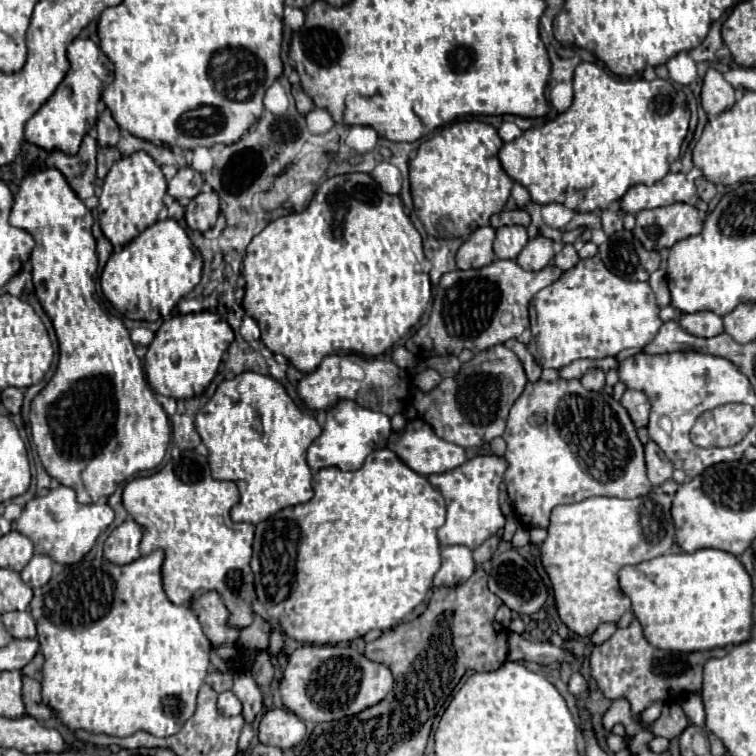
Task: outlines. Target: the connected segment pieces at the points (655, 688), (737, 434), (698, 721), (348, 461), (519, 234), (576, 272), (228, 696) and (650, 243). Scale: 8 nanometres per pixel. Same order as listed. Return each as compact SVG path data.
M634 619L628 627L616 629L616 633L602 645L596 645L590 657L590 675L596 679L606 699L626 699L634 713L642 713L656 701L676 701L684 693L700 693L702 667L710 657L726 655L724 649L698 651L698 653L672 653L652 647L644 635L640 623Z
M732 403L716 407L698 417L690 431L690 439L698 447L736 445L752 429L754 411L748 405Z
M688 695L688 699L682 703L682 709L686 711L688 719L690 719L694 725L706 729L706 727L704 727L704 707L702 707L702 701L700 701L698 695Z
M338 401L334 407L326 411L326 423L322 427L322 435L308 447L308 465L312 471L318 471L322 467L338 467L342 471L354 471L360 469L364 459L374 451L382 449L388 443L388 437L392 433L390 417L364 409L354 401Z
M508 225L496 229L496 241L494 241L494 253L498 259L516 259L518 253L524 249L528 241L526 227L522 225Z
M600 257L580 259L576 267L562 273L562 277L538 291L530 303L530 327L532 327L532 341L528 345L528 351L536 359L540 367L552 367L560 369L576 359L604 359L608 355L616 355L622 349L636 347L642 349L648 345L656 331L660 329L660 307L656 305L654 291L648 283L640 281L624 281L616 275L612 275L606 265L600 261Z
M232 691L220 693L218 695L218 711L222 715L240 715L242 713L242 703Z
M672 203L658 209L636 213L636 239L648 249L672 247L676 241L698 235L702 221L690 203Z

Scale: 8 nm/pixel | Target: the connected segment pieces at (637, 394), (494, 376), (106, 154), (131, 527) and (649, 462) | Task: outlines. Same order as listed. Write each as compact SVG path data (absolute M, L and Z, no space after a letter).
M626 389L620 403L628 411L628 415L632 417L636 427L646 427L648 415L650 415L650 403L648 403L648 399L646 399L646 395L642 391Z
M496 345L474 355L468 363L462 365L458 375L444 379L430 393L416 391L412 405L418 409L420 417L432 425L438 437L460 447L480 447L504 433L508 411L524 387L526 373L522 363L508 347Z
M100 147L98 149L98 179L102 181L108 173L108 169L112 167L112 163L120 161L122 155L116 147Z
M126 519L122 525L118 525L104 543L104 557L110 563L126 565L140 557L140 539L142 529L134 519Z
M648 441L646 443L646 471L648 471L648 479L654 487L660 487L664 481L668 481L672 477L672 463L668 463L668 459L664 459L660 447L656 447L656 443Z

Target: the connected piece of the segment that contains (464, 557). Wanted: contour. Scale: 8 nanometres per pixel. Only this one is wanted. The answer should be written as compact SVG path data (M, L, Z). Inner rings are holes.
M450 545L442 549L442 565L434 575L434 587L456 587L464 583L476 569L472 551L462 545Z

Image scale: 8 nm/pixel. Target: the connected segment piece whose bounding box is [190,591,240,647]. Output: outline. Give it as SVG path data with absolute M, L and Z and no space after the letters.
M218 591L202 593L200 597L194 597L190 601L190 609L196 613L204 635L210 639L214 647L218 645L238 645L240 629L230 627L230 611L222 603L222 597Z

